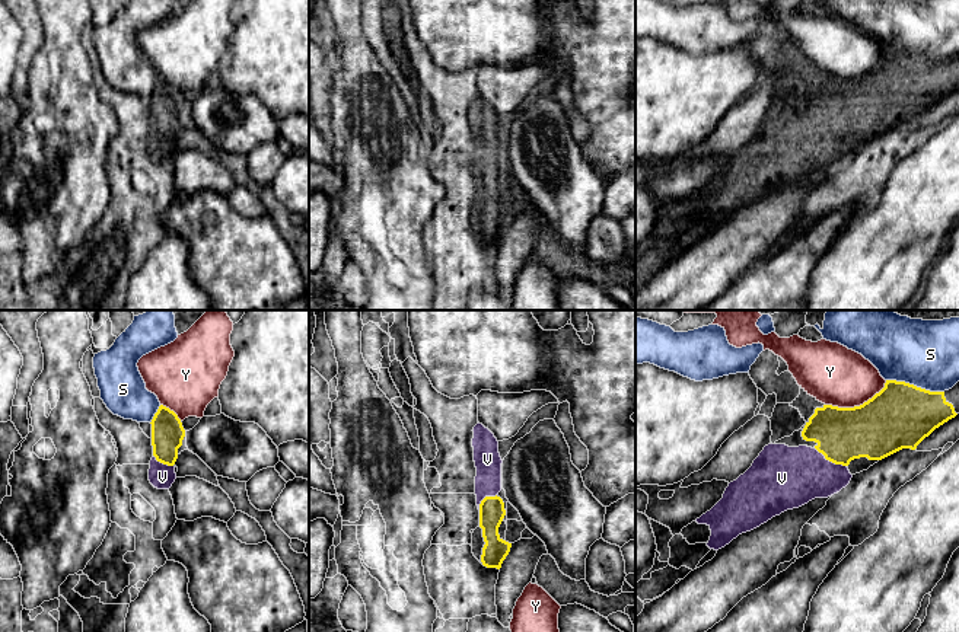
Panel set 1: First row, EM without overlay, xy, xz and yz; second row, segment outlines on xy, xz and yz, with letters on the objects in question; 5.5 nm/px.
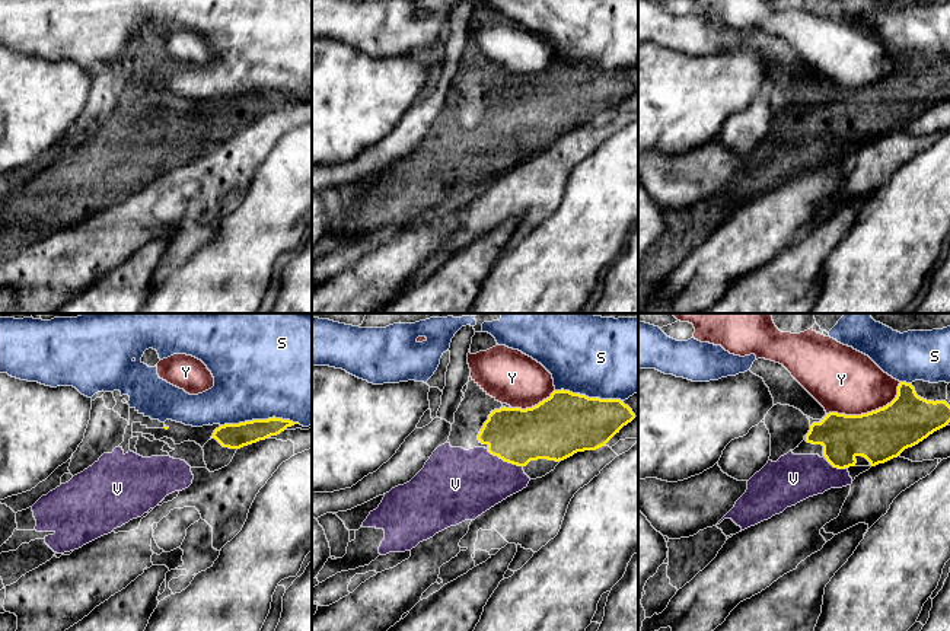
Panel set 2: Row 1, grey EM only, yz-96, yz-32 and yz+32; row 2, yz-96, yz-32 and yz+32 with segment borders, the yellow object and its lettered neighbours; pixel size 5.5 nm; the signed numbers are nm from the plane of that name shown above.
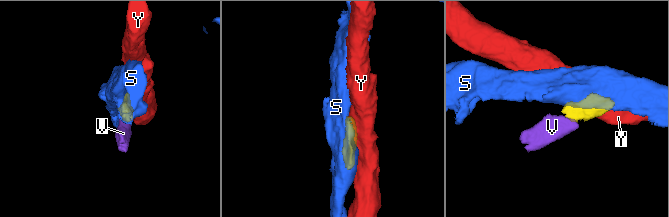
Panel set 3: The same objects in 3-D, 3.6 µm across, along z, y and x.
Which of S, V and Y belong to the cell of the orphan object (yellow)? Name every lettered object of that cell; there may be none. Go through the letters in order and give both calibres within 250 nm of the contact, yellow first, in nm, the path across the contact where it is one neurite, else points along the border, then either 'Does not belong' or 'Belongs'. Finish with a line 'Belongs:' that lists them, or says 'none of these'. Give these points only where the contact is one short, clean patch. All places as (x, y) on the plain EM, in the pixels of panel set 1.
S: Thickness 360 nm (yellow) against 340 nm. Does not belong
V: Thickness 300 nm (yellow) against 340 nm. Path across: yz (843, 108), (831, 134), (819, 146), (789, 150). Belongs
Y: Thickness 360 nm (yellow) against 320 nm. Does not belong
Belongs: V

